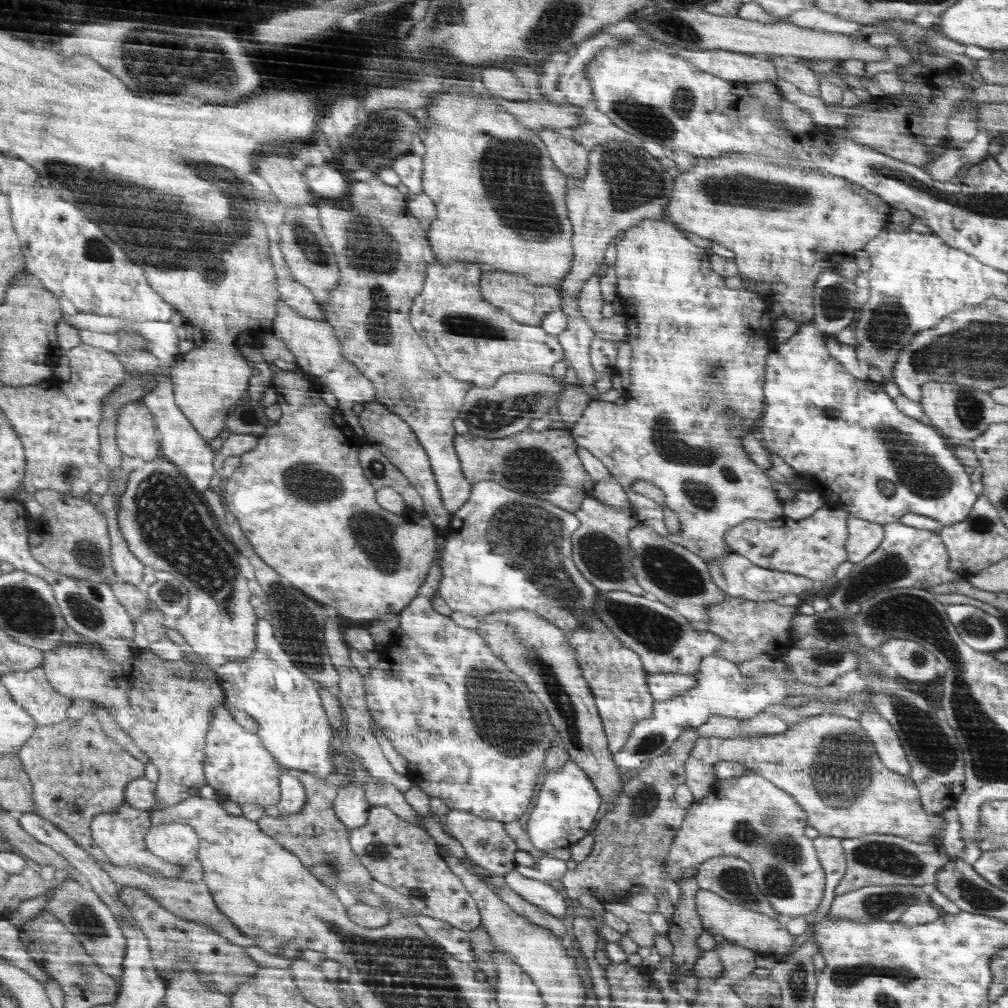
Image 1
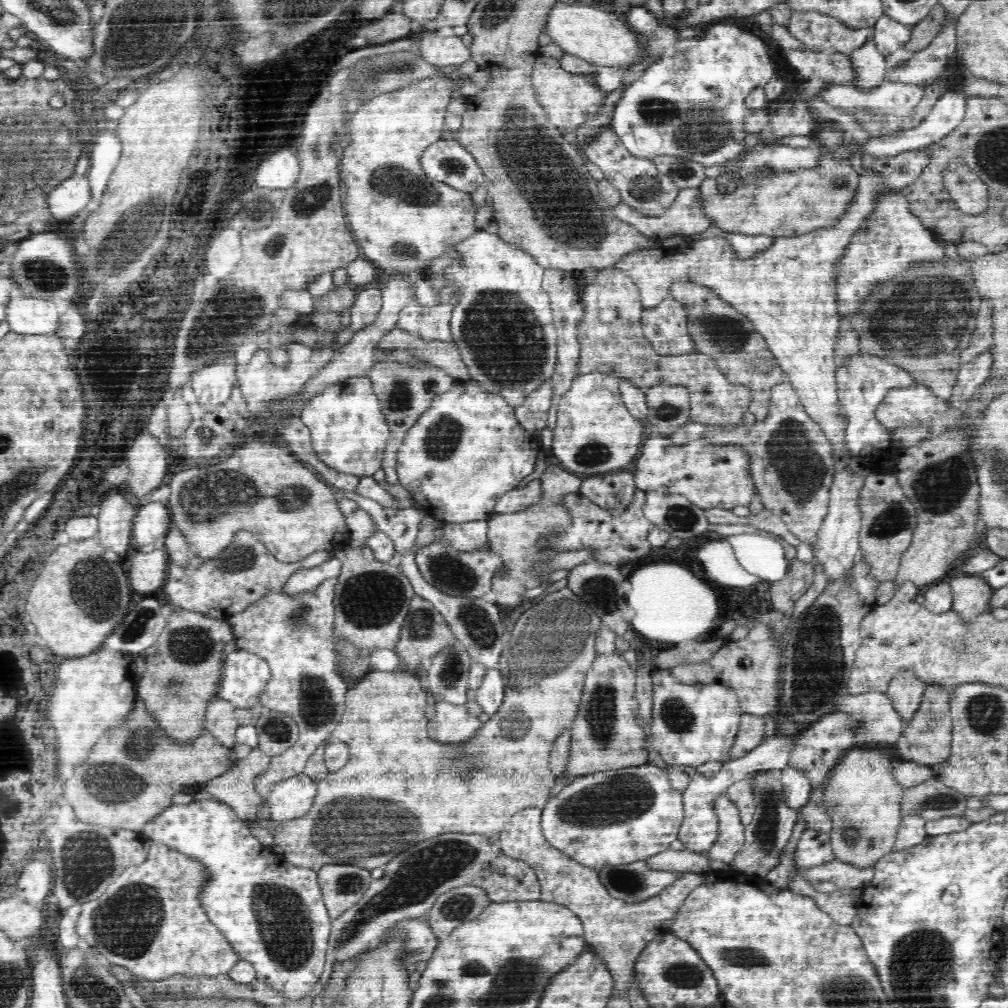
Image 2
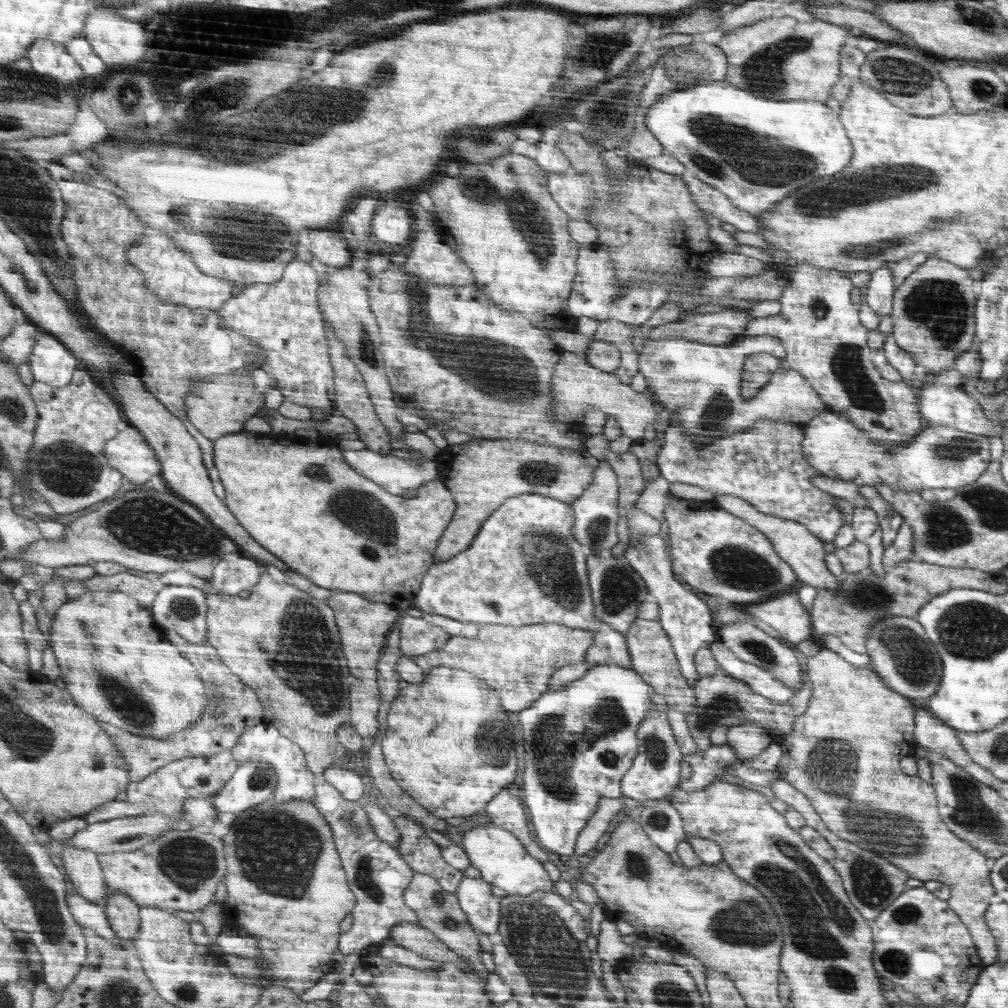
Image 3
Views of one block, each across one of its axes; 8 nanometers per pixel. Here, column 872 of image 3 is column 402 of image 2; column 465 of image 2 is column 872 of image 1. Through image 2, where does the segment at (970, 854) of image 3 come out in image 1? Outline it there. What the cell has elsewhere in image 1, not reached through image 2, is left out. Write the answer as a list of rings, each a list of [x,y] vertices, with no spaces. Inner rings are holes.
[[[823,713],[796,719],[788,730],[778,734],[698,738],[685,765],[685,784],[692,792],[695,801],[702,800],[717,784],[716,772],[712,769],[718,762],[742,763],[754,771],[754,774],[764,775],[782,790],[789,791],[800,803],[801,810],[808,816],[810,827],[815,827],[820,835],[845,840],[868,834],[882,834],[903,837],[926,845],[942,846],[945,834],[942,826],[946,826],[946,818],[939,814],[930,814],[925,810],[921,791],[917,789],[913,778],[890,770],[881,761],[873,740],[868,738],[867,732],[856,719],[840,714]]]

